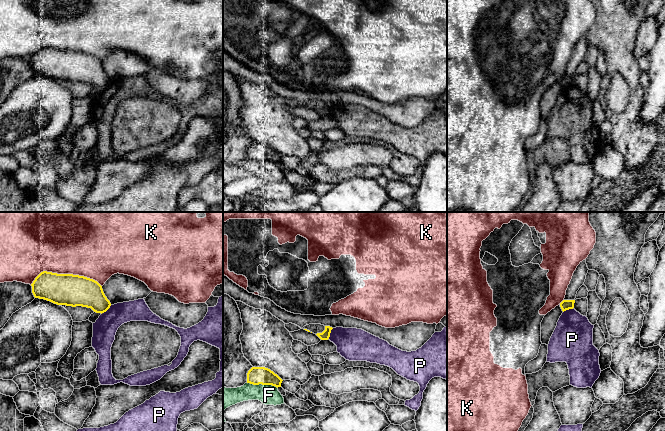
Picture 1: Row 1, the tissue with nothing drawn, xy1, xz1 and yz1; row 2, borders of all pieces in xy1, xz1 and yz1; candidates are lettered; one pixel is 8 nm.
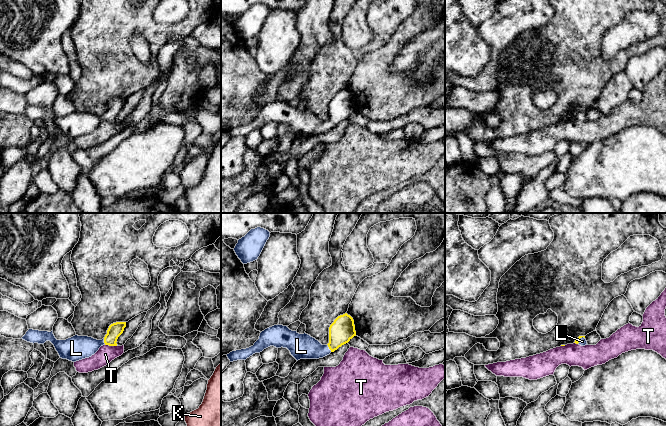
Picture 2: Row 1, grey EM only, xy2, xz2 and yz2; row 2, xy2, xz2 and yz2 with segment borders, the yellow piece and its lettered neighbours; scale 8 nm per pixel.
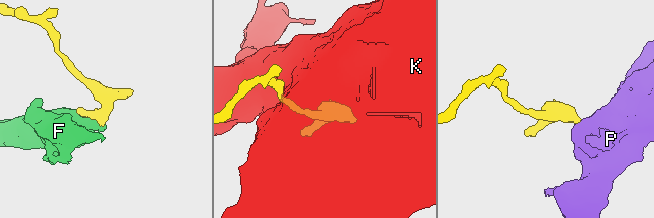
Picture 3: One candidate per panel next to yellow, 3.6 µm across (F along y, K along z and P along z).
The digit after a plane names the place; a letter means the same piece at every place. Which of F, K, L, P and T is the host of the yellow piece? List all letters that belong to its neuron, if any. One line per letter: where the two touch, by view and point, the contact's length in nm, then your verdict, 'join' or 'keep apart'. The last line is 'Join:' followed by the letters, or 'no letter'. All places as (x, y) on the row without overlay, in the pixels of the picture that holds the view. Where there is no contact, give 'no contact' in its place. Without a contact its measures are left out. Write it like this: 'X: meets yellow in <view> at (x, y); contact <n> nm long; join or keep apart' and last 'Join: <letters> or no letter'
F: meets yellow in xz1 at (262, 160); contact 260 nm long; keep apart
K: meets yellow in xy1 at (65, 50); contact 600 nm long; keep apart
L: meets yellow in xz2 at (329, 124); contact 70 nm long; join
P: meets yellow in xz1 at (329, 110); contact 110 nm long; keep apart
T: meets yellow in xy2 at (111, 121); contact 110 nm long; keep apart
Join: L

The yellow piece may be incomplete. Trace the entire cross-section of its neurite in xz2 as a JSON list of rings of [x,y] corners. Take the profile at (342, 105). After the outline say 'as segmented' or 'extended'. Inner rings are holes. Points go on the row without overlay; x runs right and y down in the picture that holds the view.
[[[347,89],[338,92],[329,103],[329,119],[322,121],[318,116],[304,109],[290,106],[287,102],[274,101],[262,107],[253,122],[232,127],[227,130],[230,138],[246,136],[255,129],[274,122],[287,124],[298,137],[300,135],[319,135],[334,128],[356,112],[353,94]]] | extended

